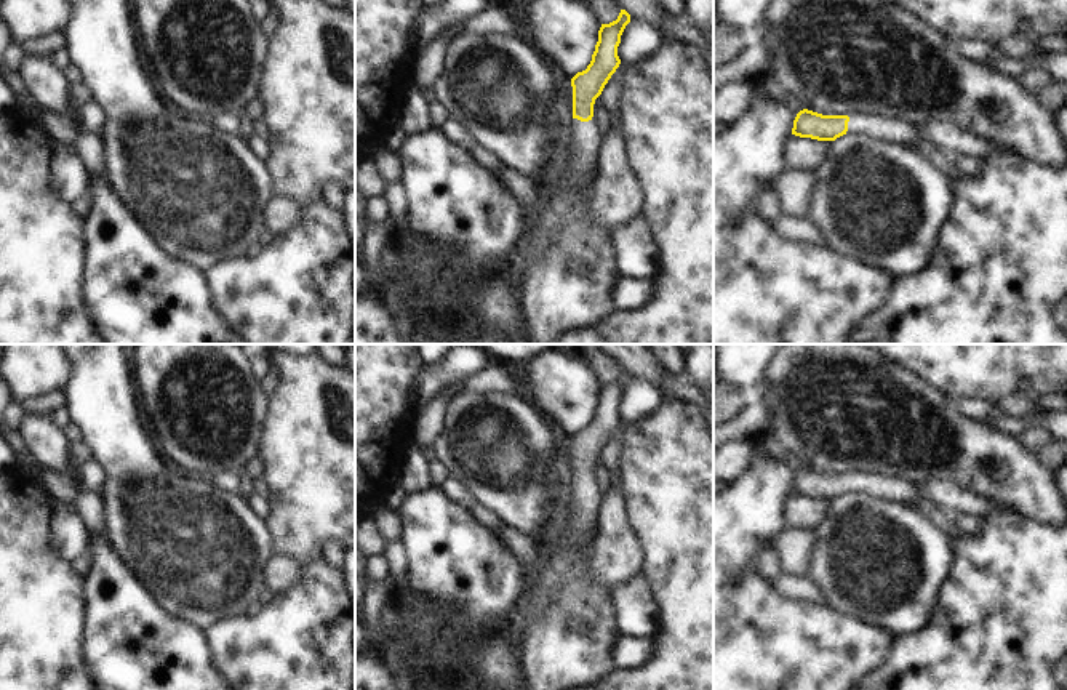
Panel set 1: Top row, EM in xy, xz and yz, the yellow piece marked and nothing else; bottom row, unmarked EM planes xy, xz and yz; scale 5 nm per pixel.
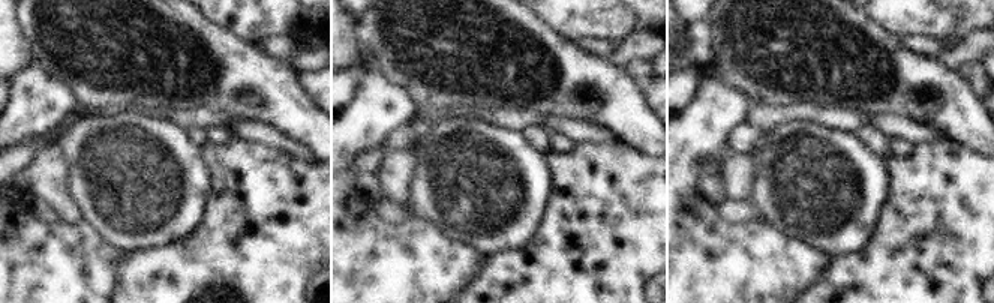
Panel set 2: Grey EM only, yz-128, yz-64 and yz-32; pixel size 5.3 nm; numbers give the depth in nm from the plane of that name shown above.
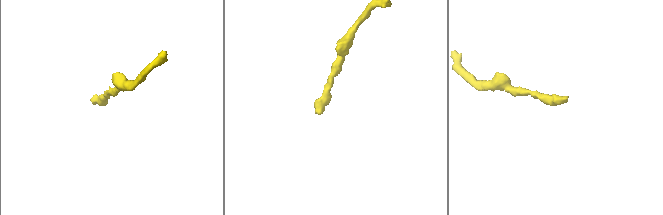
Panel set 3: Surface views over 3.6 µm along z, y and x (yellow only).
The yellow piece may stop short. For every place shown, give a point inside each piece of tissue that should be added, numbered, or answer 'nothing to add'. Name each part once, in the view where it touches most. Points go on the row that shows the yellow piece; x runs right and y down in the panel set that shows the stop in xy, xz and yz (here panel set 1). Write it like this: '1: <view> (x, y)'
1: xz (584, 138)

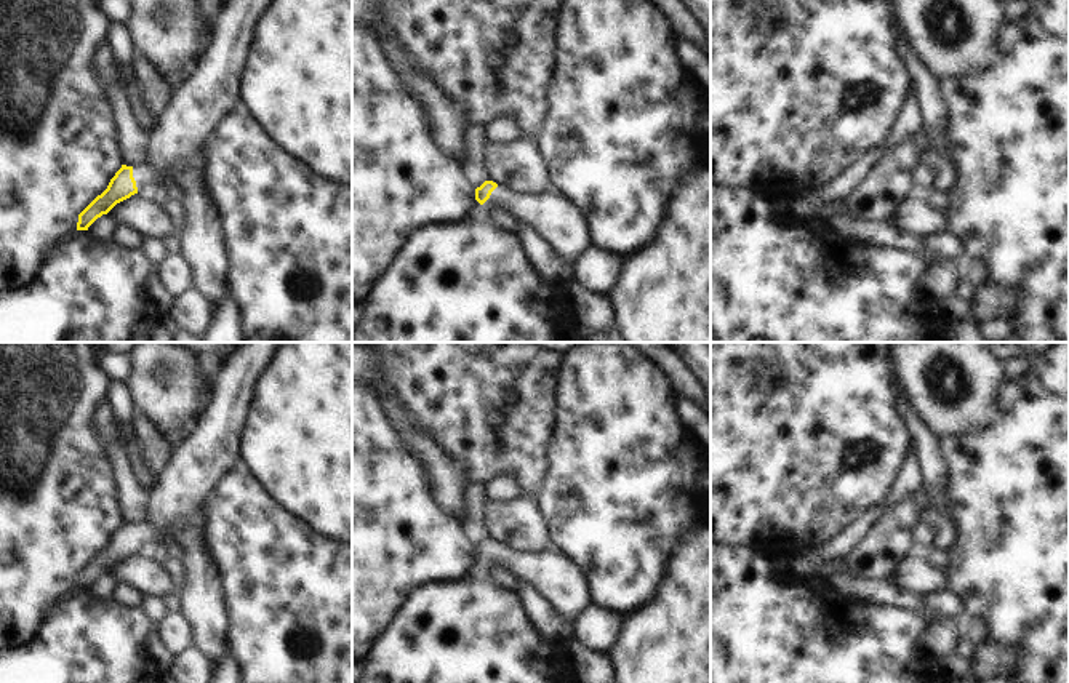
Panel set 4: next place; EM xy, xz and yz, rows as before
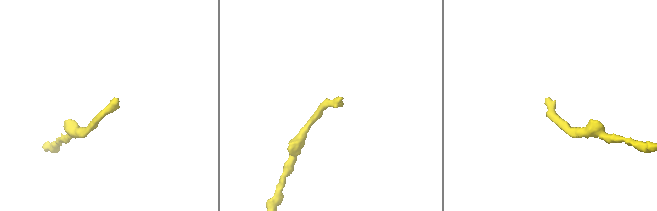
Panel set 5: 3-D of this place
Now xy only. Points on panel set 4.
1: xy (144, 176)

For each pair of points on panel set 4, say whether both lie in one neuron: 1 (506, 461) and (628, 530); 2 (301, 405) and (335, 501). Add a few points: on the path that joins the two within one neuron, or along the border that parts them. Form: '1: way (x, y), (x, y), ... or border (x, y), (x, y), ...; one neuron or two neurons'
1: border (549, 443), (544, 477), (541, 480); two neurons
2: way (325, 429), (335, 439), (335, 477); one neuron

